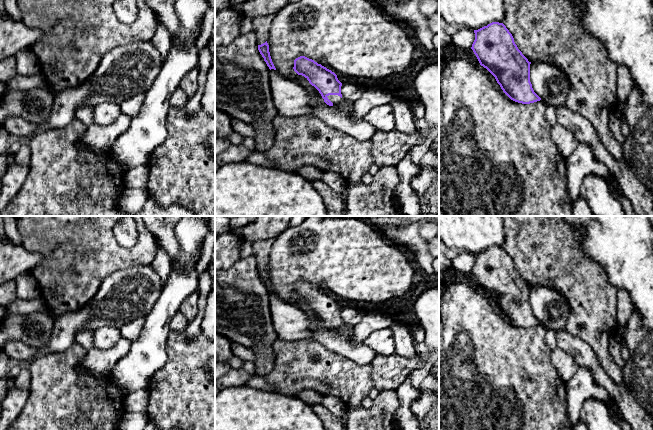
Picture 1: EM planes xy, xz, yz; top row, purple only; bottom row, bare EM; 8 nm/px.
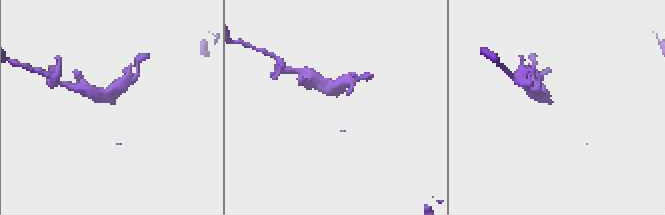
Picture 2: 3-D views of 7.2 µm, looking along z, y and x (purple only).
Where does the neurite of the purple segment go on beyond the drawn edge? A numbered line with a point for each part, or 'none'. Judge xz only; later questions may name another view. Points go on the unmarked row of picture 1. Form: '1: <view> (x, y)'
1: xz (335, 323)

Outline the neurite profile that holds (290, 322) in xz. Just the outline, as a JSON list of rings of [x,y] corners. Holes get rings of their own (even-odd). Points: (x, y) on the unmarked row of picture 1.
[[[276,294],[269,297],[271,320],[278,339],[315,340],[329,351],[347,357],[360,365],[368,365],[376,353],[364,342],[353,343],[353,325],[342,322],[336,330],[324,326],[320,317],[310,317],[299,307],[283,301]]]

